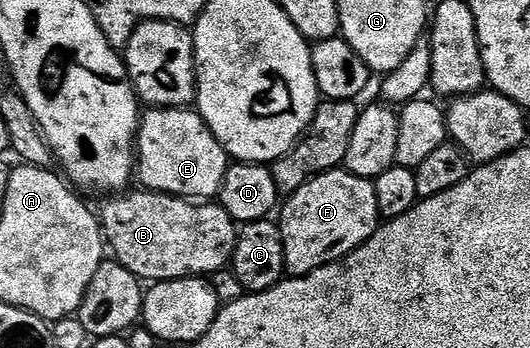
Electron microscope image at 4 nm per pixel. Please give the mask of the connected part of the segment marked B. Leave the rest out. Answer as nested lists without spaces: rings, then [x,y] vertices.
[[[148,190],[133,191],[110,195],[101,212],[99,208],[99,219],[114,259],[125,269],[131,270],[139,280],[154,284],[183,277],[211,276],[211,273],[219,271],[232,261],[239,224],[220,203],[194,202],[189,198]]]

